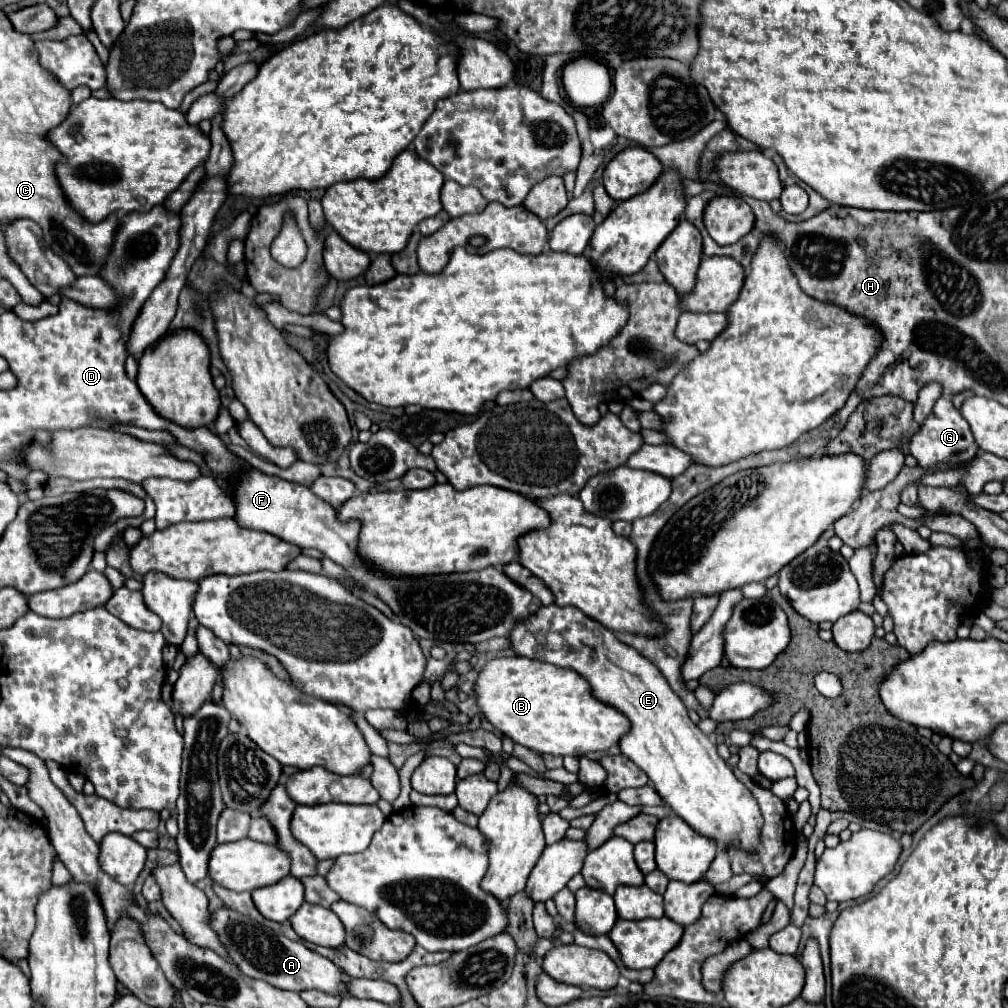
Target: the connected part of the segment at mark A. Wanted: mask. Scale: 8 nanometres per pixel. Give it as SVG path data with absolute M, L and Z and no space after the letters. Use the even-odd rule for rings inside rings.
M218 908L212 910L210 916L210 926L218 934L220 942L228 950L228 958L238 964L238 968L252 978L262 978L270 982L276 988L282 990L292 990L292 992L302 992L310 988L324 990L328 994L346 994L346 976L338 966L332 966L332 962L312 950L308 950L304 944L288 940L282 934L276 934L274 930L258 924L256 920L248 918L246 914L240 914L232 908Z

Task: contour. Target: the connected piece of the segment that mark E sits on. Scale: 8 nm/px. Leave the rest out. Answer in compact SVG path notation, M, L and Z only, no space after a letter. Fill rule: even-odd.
M556 604L542 606L536 614L530 614L528 618L516 622L512 634L508 634L508 640L510 640L510 648L520 656L578 672L584 680L588 680L594 698L598 698L600 702L612 708L618 708L630 720L628 734L624 734L618 742L622 754L648 774L652 786L656 788L664 804L668 804L696 832L714 838L718 844L726 848L732 848L734 840L740 840L744 848L752 848L752 850L756 848L756 844L760 844L762 814L750 790L732 774L732 770L720 758L716 744L690 720L686 706L668 686L660 670L652 662L648 662L648 658L644 658L638 650L632 650L632 646L628 648L626 644L622 644L606 626L600 626L600 622L588 618L586 614L580 614L580 610L572 606L566 608L560 608ZM550 632L560 634L564 642L548 642Z

